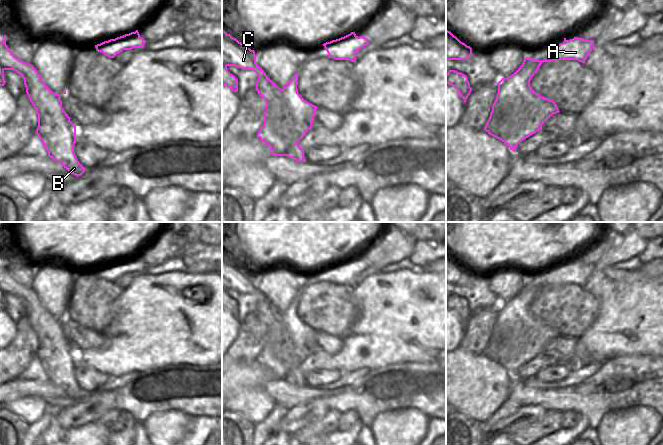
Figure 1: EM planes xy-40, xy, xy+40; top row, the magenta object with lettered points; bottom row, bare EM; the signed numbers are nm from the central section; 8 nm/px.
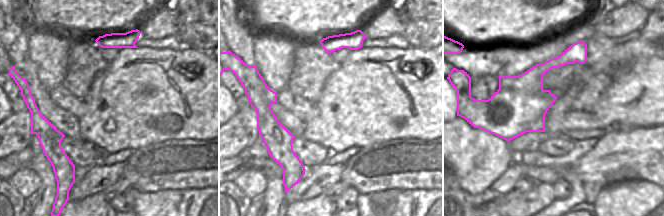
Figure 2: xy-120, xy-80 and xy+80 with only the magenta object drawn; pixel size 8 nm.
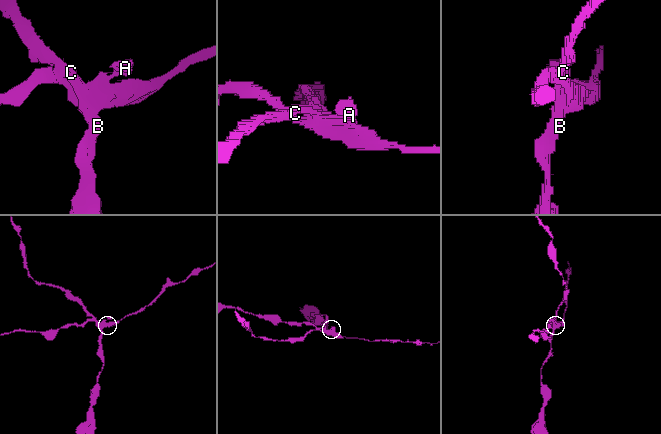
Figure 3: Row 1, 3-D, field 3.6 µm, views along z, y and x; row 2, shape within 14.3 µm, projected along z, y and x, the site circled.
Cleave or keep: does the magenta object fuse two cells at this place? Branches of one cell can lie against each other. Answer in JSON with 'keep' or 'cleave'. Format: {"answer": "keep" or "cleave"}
{"answer": "cleave"}

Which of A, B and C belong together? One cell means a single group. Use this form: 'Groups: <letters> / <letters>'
Groups: A / B C.

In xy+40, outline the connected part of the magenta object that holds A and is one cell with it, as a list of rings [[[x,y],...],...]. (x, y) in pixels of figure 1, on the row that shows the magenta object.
[[[577,37],[570,40],[564,38],[562,43],[552,49],[551,60],[533,60],[526,57],[522,65],[511,76],[502,78],[498,82],[498,93],[484,130],[491,136],[501,140],[510,150],[516,152],[516,147],[523,140],[542,130],[542,125],[553,114],[560,112],[553,100],[537,94],[530,87],[530,81],[540,65],[543,62],[553,62],[555,60],[577,60],[584,64],[594,47],[594,40]]]

